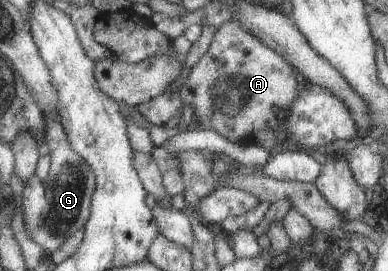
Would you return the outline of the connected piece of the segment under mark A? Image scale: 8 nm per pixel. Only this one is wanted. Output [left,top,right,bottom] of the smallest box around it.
[137,19,307,143]

